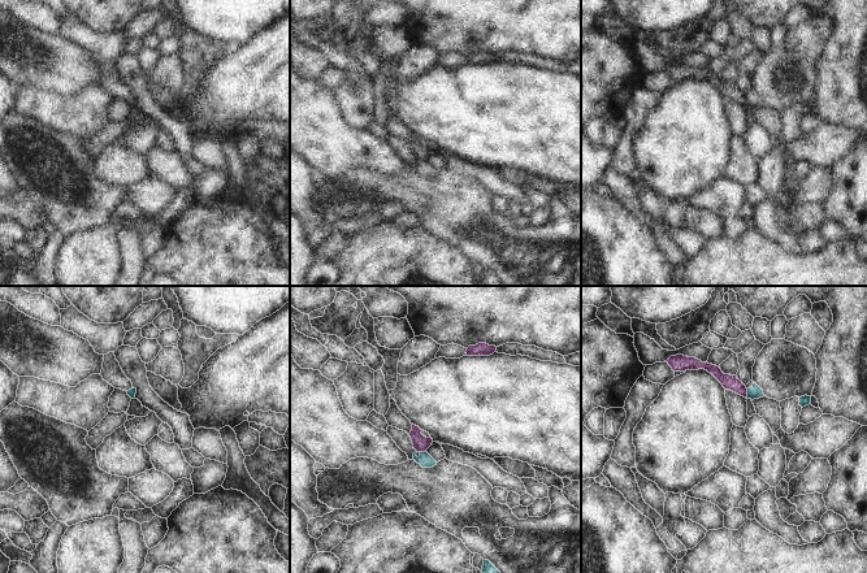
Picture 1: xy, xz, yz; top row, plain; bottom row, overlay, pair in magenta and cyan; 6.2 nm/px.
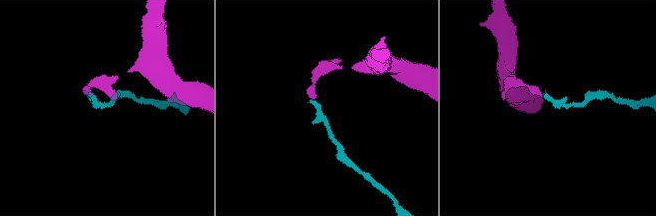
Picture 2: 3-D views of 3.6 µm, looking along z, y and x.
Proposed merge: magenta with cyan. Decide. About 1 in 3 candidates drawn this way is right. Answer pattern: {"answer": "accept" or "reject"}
{"answer": "reject"}

